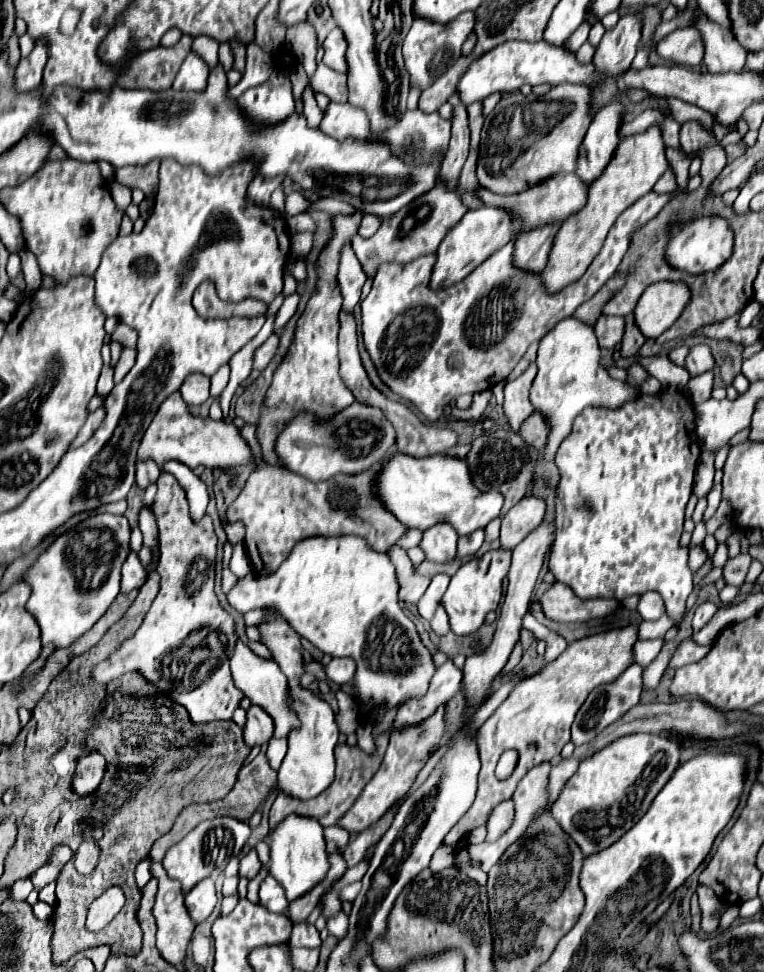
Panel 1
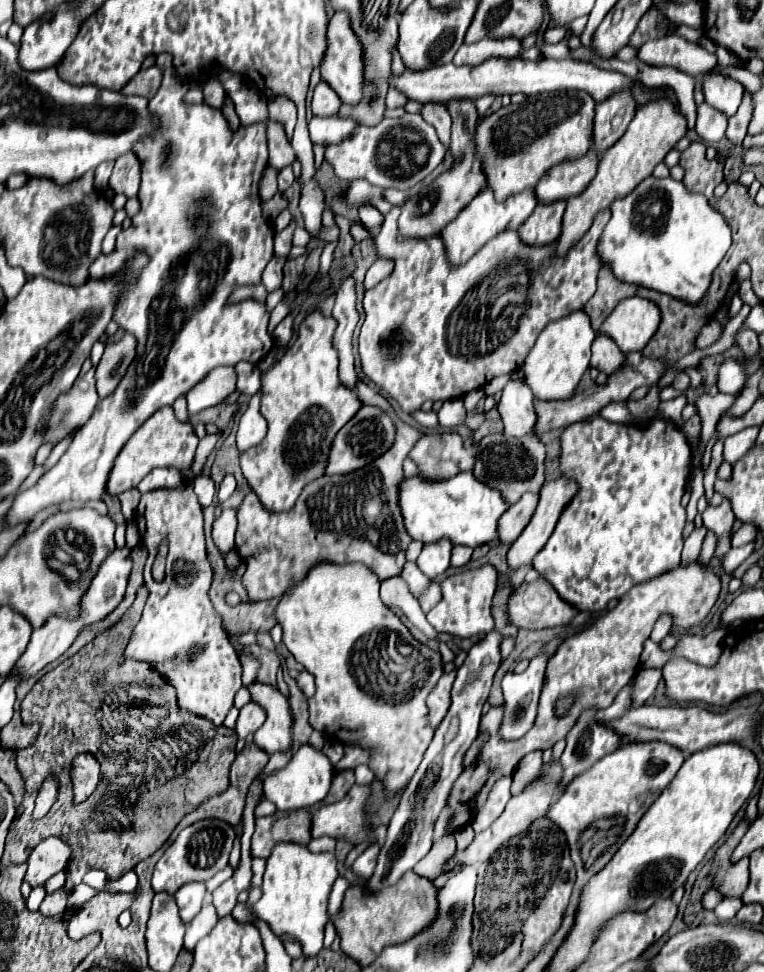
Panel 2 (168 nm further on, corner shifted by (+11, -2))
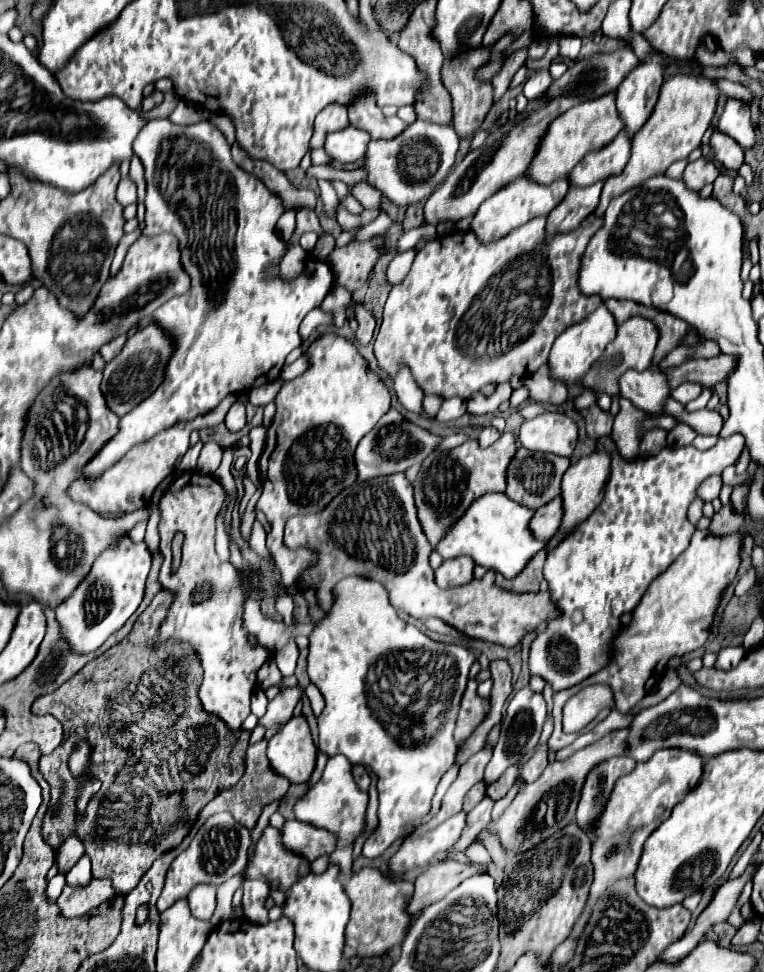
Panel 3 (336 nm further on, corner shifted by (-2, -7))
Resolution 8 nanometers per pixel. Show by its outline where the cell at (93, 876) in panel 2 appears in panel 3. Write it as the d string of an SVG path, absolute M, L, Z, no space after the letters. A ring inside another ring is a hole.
M83 855L77 865L65 875L67 877L67 885L71 887L85 887L85 883L91 881L91 861L87 855Z

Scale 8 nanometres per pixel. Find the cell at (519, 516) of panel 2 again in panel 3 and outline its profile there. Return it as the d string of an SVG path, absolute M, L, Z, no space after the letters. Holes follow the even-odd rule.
M555 497L551 503L547 503L547 507L539 507L539 511L535 511L531 519L531 533L535 535L535 539L549 541L559 527L561 515L563 515L561 497Z

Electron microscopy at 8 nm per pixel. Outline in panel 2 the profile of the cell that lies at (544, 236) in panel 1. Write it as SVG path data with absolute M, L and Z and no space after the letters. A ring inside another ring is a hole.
M550 202L550 204L538 204L536 210L528 216L528 220L518 228L520 238L526 244L534 246L546 246L554 242L560 236L562 230L562 214L566 210L566 202Z

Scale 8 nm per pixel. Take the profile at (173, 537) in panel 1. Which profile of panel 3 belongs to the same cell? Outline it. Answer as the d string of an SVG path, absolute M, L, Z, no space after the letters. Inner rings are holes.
M199 471L181 473L159 501L161 553L165 557L159 583L173 593L173 603L159 627L161 639L177 639L191 645L203 667L199 699L207 713L217 715L231 731L241 729L247 719L249 699L255 689L255 673L269 657L265 647L251 647L243 629L243 597L249 591L231 563L219 561L215 553L215 517L223 505L223 487L211 475ZM177 531L185 533L183 559L171 575L171 539Z

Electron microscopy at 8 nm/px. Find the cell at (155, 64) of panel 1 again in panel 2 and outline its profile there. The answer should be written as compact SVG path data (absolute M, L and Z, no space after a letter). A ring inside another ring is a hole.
M152 66L148 70L140 70L124 88L122 92L124 94L130 94L130 96L142 96L142 98L152 98L158 88L160 88L160 82L162 82L162 72Z

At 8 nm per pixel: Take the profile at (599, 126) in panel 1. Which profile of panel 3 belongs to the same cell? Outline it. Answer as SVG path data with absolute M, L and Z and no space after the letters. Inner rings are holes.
M649 57L617 87L617 111L625 123L623 131L629 139L651 117L663 83L663 71L665 61L661 57Z

